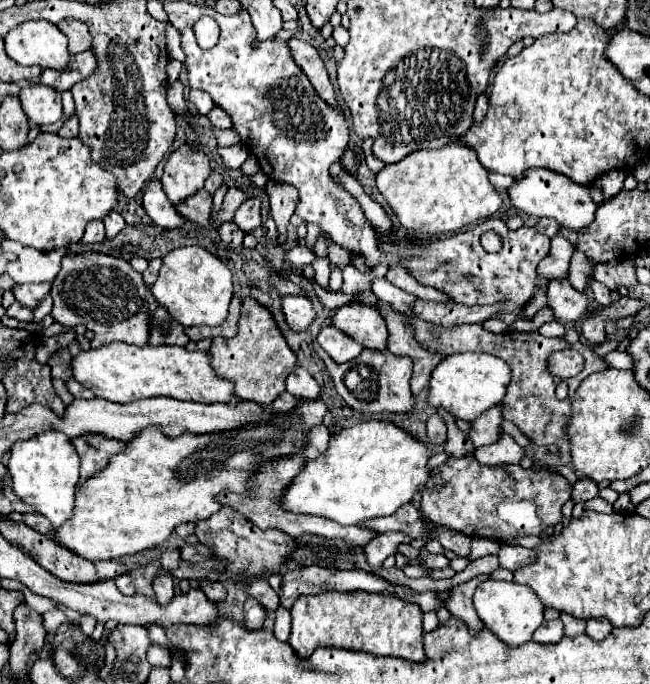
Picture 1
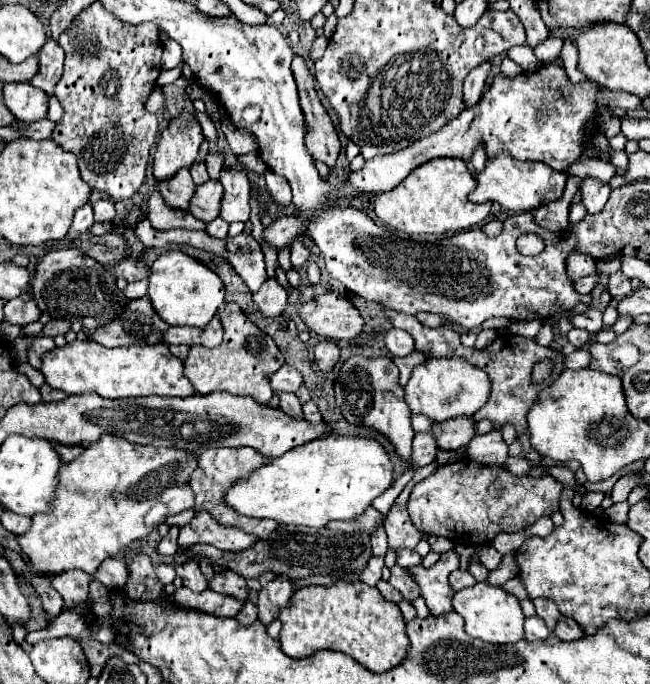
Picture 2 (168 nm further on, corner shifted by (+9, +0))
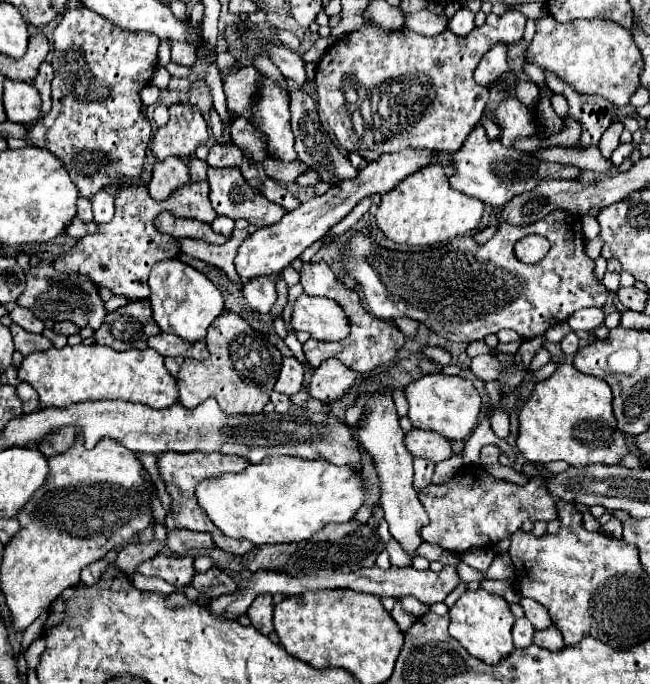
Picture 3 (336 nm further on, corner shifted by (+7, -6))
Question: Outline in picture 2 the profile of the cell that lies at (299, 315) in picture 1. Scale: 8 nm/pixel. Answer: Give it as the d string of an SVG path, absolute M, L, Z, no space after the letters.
M266 279L264 285L252 293L252 301L260 307L262 315L278 317L288 307L288 293L276 279Z

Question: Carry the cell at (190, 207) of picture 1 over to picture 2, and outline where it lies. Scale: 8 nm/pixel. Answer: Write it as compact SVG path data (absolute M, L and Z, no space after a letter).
M180 169L180 173L176 173L176 177L156 183L154 189L164 197L164 201L170 207L188 209L190 197L194 193L194 181L192 181L188 169Z

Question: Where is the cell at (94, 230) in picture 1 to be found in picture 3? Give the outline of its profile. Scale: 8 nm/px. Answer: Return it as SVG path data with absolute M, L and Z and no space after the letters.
M84 197L78 199L78 219L84 221L84 223L92 221L92 203L90 203L90 199L84 199Z

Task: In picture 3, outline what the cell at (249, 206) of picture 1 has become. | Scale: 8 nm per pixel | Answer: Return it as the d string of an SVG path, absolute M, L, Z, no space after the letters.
M226 167L226 169L210 169L208 171L208 183L210 183L210 203L218 215L230 217L230 219L246 219L250 225L266 227L278 223L286 209L278 203L272 203L264 195L256 195L252 187L244 181L238 167Z

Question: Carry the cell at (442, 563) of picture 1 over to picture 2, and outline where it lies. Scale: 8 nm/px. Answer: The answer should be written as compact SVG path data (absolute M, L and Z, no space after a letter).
M398 549L396 551L396 565L412 567L412 565L420 565L420 563L422 563L422 557L414 549Z

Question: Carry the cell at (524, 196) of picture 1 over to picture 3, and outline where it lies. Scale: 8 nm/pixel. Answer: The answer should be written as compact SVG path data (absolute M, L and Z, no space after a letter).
M474 127L462 149L452 153L450 157L454 159L454 169L456 169L456 175L450 177L452 187L468 197L476 197L486 205L494 207L504 207L516 195L536 189L544 179L574 179L580 173L580 169L576 167L540 161L532 153L510 151L502 147L498 139L490 141L484 133L484 127Z

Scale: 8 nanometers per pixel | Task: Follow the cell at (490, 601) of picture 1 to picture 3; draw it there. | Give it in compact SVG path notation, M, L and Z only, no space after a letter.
M484 589L476 591L466 591L456 605L450 609L450 635L462 643L462 647L486 661L486 663L498 663L502 657L510 655L514 651L512 645L512 625L516 617L510 611L510 605L506 599L492 595Z

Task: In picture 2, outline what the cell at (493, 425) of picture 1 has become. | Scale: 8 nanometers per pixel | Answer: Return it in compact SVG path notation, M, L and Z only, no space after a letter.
M456 417L456 419L448 419L444 423L436 423L436 425L432 425L430 435L434 437L438 449L456 451L462 445L468 445L470 439L474 437L474 419Z

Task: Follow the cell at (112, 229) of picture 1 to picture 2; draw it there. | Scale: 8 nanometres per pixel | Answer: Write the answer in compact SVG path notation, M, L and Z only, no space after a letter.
M98 199L94 203L94 219L96 221L112 221L114 219L114 203L110 199Z

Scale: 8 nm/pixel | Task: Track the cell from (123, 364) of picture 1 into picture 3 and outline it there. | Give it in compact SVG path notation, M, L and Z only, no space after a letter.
M96 343L66 345L64 349L52 347L24 357L18 377L38 391L42 407L68 407L88 399L122 399L156 409L178 403L176 379L164 367L164 357L154 349L130 349L120 353Z

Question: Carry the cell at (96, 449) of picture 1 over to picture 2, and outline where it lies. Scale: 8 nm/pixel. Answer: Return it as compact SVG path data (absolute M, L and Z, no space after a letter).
M54 445L54 447L56 447L56 453L60 455L62 461L72 461L74 457L78 457L84 451L82 445Z

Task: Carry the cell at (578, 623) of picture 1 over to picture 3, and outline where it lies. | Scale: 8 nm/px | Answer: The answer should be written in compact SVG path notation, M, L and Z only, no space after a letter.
M522 599L520 605L524 607L524 613L526 613L526 619L532 621L532 625L536 629L546 629L552 625L552 619L550 619L550 613L546 611L546 607L538 605L538 601L534 599Z

